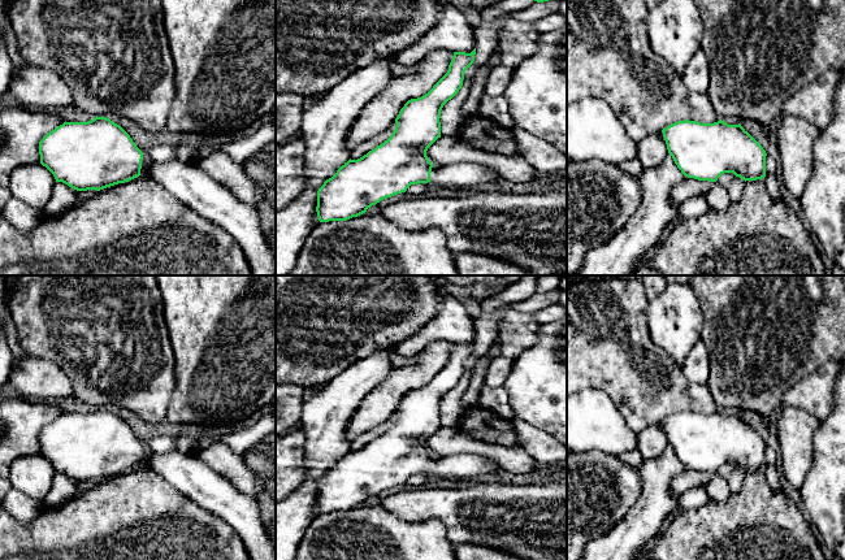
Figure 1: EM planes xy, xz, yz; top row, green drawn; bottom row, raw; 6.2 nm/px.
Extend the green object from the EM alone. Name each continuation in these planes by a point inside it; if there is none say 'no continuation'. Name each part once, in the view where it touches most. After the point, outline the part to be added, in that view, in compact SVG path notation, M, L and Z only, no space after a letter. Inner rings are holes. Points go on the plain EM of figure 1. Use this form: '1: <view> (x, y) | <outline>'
1: xy (194, 478) | M143 448L140 465L151 468L196 505L217 515L230 525L240 537L251 560L276 560L276 547L263 525L255 498L240 492L229 479L214 472L208 464L176 450L156 453Z

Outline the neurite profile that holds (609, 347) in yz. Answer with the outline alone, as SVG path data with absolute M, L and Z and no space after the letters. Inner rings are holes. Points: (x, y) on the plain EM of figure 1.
M608 278L567 286L567 394L584 388L604 391L636 434L677 412L714 414L718 408L706 385L690 382L664 350L650 338L647 303L641 281Z

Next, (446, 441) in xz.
M450 426L438 429L428 439L426 447L436 457L464 452L488 456L493 459L499 465L499 468L514 474L529 473L538 465L538 463L521 447L507 448L489 444L473 439L460 433L456 427Z

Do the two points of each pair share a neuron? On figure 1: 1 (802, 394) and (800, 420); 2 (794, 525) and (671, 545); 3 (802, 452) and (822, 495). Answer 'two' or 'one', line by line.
1: two
2: one
3: two

